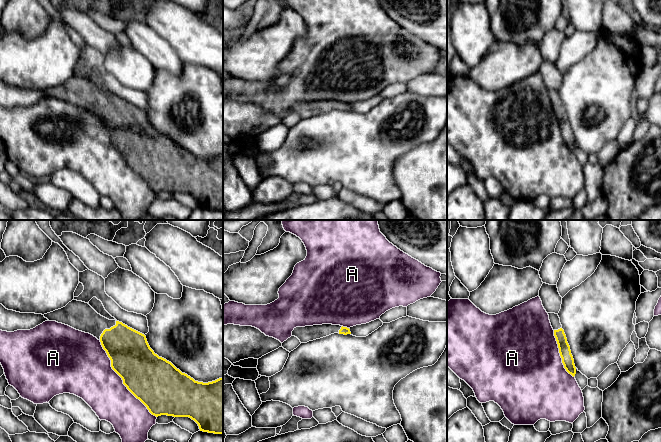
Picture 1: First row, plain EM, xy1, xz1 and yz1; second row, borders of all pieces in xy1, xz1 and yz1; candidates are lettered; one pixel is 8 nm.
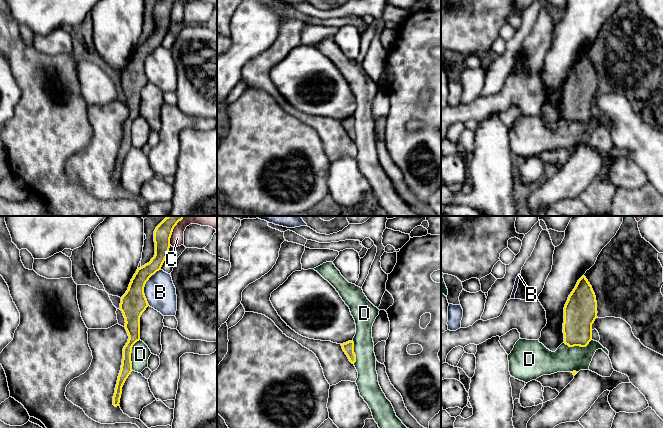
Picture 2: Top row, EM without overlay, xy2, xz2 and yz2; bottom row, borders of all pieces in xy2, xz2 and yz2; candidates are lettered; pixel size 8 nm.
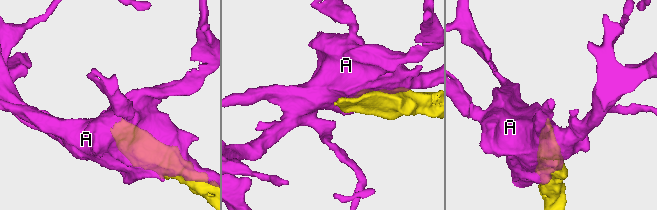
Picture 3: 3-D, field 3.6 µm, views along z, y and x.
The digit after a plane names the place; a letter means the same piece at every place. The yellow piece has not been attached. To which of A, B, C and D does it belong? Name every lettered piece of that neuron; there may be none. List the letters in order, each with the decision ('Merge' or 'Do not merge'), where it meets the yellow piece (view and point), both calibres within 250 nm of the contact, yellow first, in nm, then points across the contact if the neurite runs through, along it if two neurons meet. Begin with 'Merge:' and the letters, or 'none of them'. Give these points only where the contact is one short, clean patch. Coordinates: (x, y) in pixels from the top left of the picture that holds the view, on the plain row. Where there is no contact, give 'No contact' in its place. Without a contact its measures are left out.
Merge: none of them
A: Do not merge. Touches yellow at xy1 (122, 155). Thickness 380 nm (yellow) against 360 nm
B: Do not merge. Touches yellow at xy2 (144, 62). Thickness 200 nm (yellow) against 260 nm. Boundary: xy2 (160, 45), (145, 60), (144, 72), (148, 81)
C: Do not merge. Touches yellow at xy2 (171, 10). Thickness 140 nm (yellow) against 110 nm
D: Do not merge. Touches yellow at xy2 (130, 130). Thickness 120 nm (yellow) against 150 nm. Boundary: xy2 (139, 115), (132, 123), (131, 145)

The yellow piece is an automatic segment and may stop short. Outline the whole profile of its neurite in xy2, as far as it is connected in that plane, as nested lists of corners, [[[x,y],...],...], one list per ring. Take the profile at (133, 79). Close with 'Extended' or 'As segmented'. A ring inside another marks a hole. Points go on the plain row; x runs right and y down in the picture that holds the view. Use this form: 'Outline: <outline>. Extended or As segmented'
Outline: [[[159,0],[154,7],[155,31],[151,37],[137,45],[128,66],[121,74],[120,86],[125,94],[125,105],[129,115],[123,124],[123,135],[118,152],[113,181],[119,182],[122,163],[132,148],[131,129],[133,121],[140,116],[140,93],[149,82],[144,70],[144,63],[149,54],[161,43],[168,32],[170,14],[177,0]]]. As segmented

